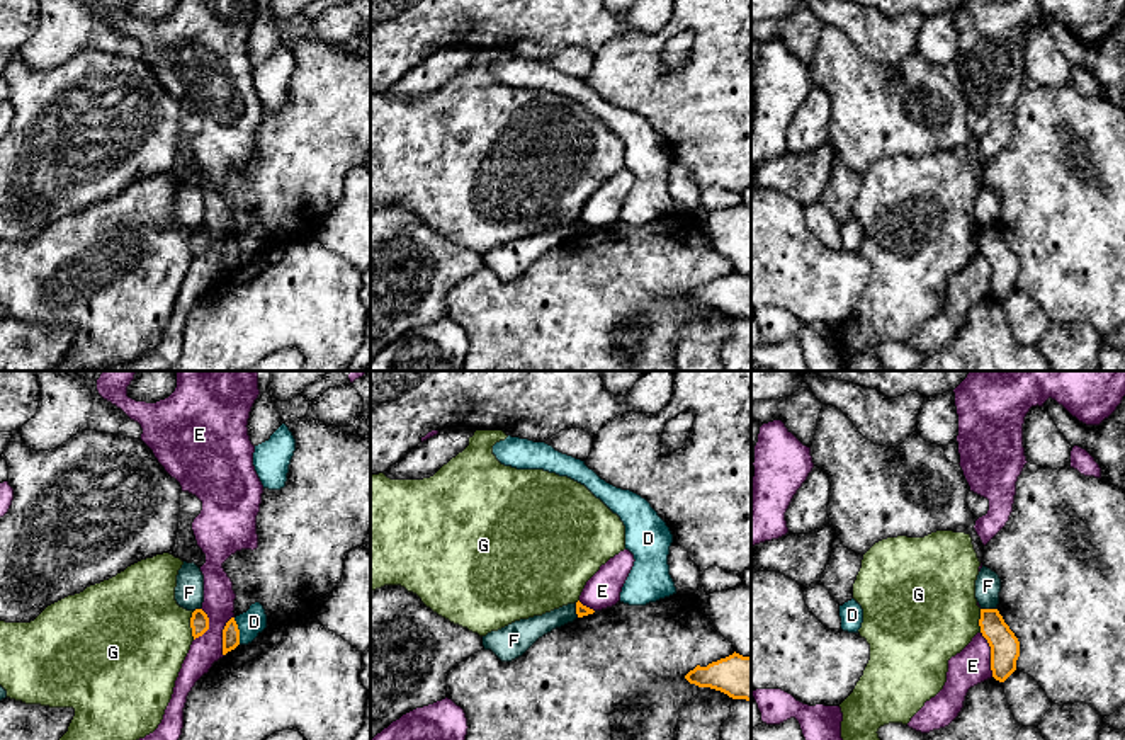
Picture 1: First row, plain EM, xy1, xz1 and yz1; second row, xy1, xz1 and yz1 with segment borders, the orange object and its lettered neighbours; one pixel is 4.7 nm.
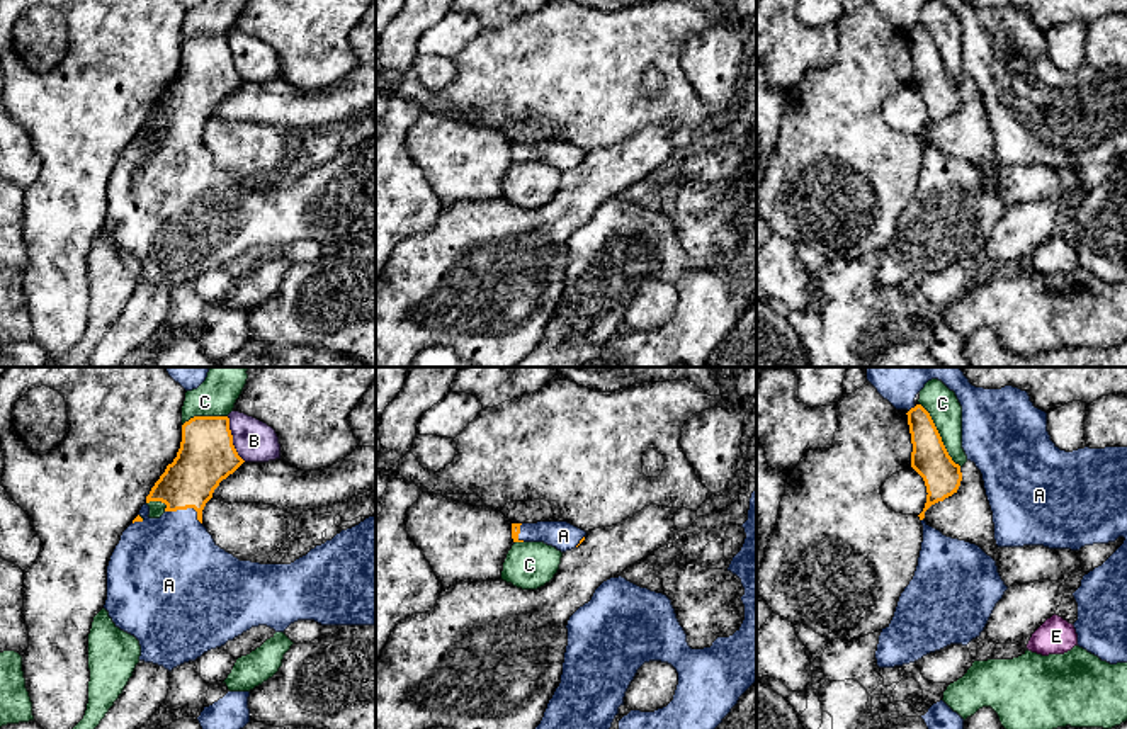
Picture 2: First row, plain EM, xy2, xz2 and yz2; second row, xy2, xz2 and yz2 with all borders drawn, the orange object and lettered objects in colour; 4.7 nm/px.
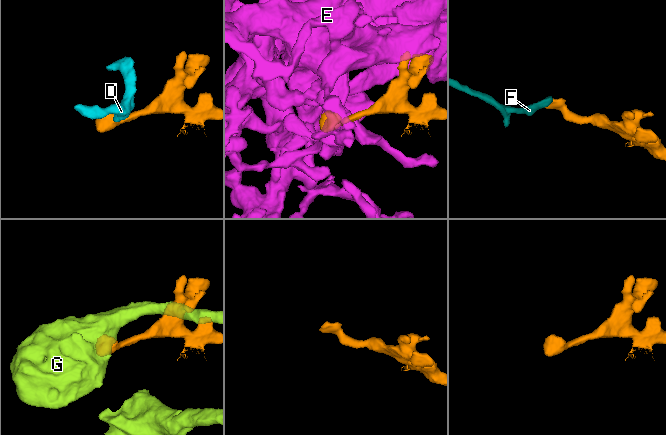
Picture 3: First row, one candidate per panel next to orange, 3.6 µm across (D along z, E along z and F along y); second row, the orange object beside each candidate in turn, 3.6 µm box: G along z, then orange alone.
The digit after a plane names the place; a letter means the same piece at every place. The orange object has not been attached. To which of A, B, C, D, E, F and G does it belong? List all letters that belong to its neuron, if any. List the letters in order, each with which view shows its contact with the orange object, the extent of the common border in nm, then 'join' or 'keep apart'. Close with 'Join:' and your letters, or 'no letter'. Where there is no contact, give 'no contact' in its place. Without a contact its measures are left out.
A: contact in xy2; length 190 nm; join
B: contact in xy2; length 240 nm; keep apart
C: contact in yz2; length 360 nm; keep apart
D: contact in xy1; length 130 nm; keep apart
E: contact in yz1; length 220 nm; keep apart
F: contact in yz1; length 80 nm; keep apart
G: contact in xy1; length 140 nm; keep apart
Join: A

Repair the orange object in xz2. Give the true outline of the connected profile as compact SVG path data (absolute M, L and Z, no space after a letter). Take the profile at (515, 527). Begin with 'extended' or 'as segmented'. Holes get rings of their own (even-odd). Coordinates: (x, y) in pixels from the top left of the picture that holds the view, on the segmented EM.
extended; M568 522L512 523L513 542L544 542L561 552L578 547L586 532Z

